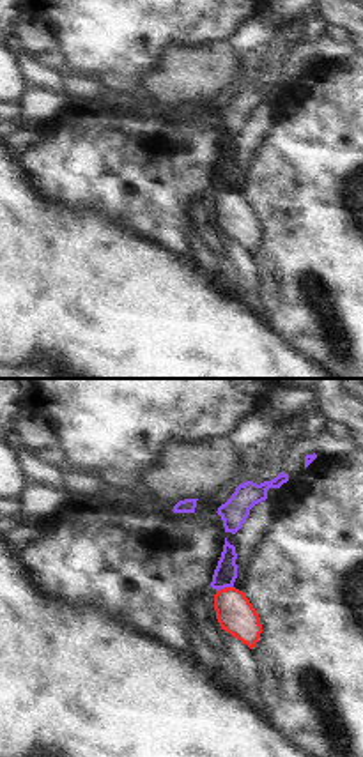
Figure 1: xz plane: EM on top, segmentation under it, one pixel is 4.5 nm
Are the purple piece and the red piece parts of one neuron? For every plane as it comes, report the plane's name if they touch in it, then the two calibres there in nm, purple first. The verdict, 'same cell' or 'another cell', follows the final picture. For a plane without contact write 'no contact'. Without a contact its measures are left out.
meets purple in xz; 110 nm thick on the purple side, 170 nm on the other

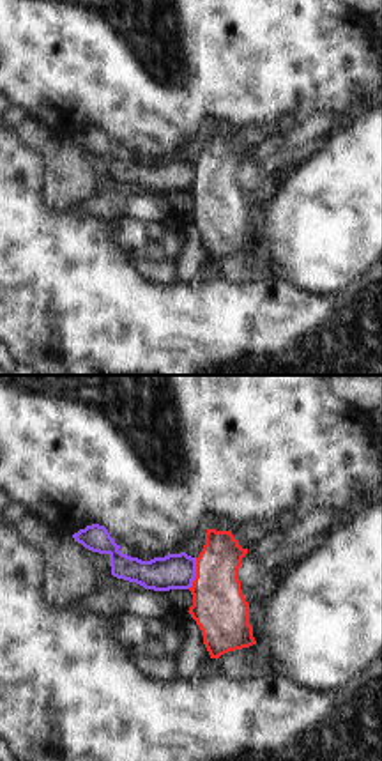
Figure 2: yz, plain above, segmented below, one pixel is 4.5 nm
meets purple in yz; 160 nm thick on the purple side, 240 nm on the other

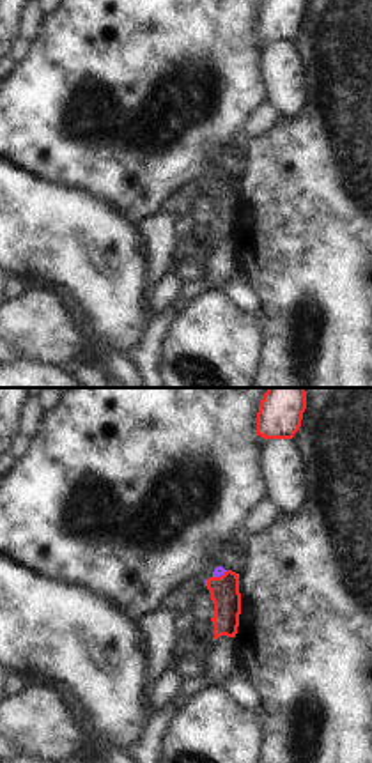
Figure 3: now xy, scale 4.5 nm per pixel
meets purple in xy; 50 nm thick on the purple side, 130 nm on the other

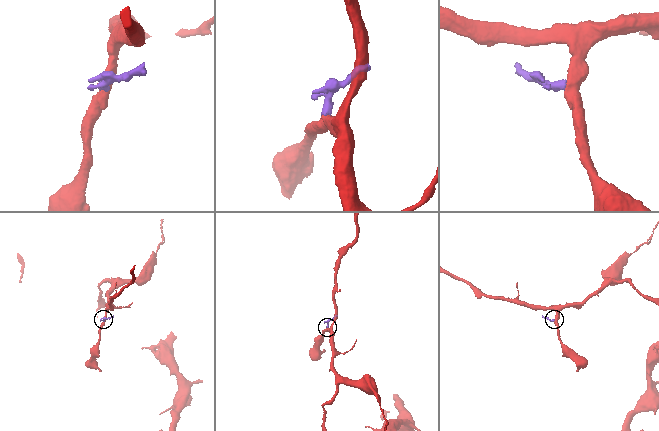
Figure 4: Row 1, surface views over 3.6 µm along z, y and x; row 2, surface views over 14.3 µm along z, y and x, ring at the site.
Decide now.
another cell

